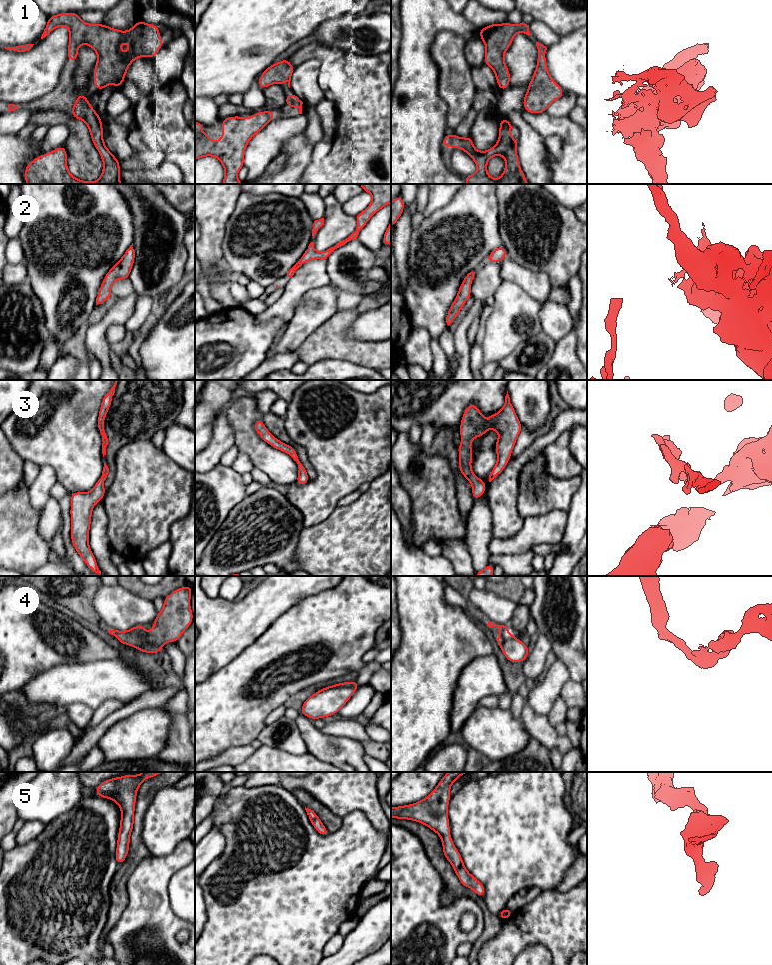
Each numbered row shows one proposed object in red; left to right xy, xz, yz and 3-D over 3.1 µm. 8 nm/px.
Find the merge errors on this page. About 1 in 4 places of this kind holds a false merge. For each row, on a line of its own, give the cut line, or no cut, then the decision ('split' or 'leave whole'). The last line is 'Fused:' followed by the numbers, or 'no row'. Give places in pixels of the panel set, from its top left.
1: cut none; leave whole
2: cut none; leave whole
3: cut none; leave whole
4: cut xz (356, 688), (331, 687), (319, 691); split
5: cut none; leave whole
Fused: 4

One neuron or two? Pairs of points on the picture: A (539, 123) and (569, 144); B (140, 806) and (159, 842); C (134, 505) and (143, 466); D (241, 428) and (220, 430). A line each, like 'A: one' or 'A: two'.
A: one
B: two
C: one
D: two

